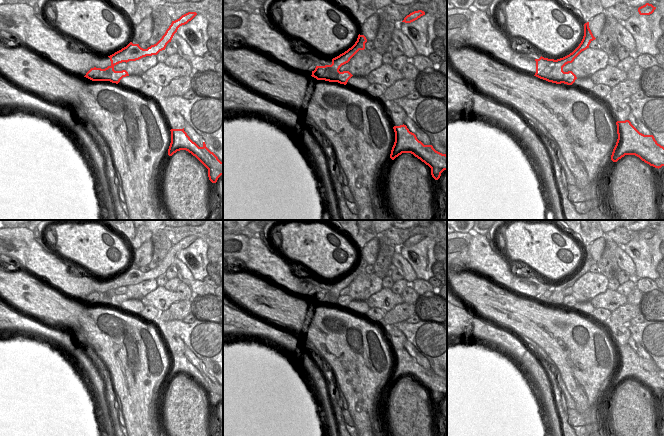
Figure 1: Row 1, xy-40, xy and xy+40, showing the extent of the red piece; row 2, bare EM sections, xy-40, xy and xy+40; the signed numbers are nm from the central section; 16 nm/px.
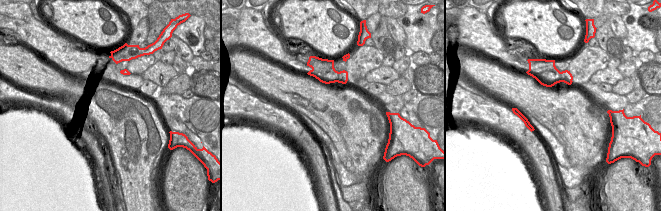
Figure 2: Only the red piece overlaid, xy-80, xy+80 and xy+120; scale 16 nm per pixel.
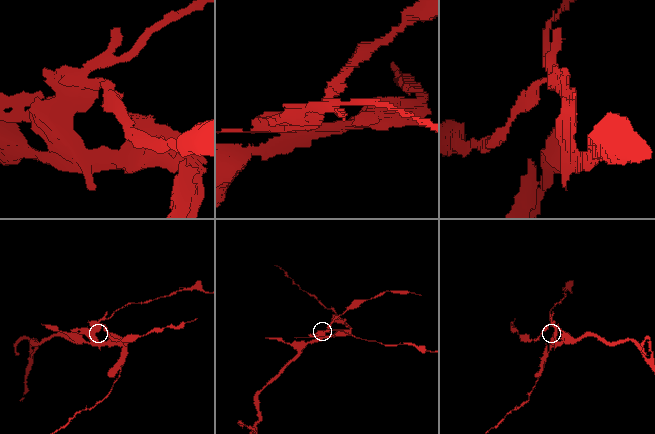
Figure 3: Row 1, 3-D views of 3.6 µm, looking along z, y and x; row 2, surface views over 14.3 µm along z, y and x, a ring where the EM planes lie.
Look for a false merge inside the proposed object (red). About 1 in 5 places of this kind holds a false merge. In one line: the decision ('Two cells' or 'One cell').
Two cells.

